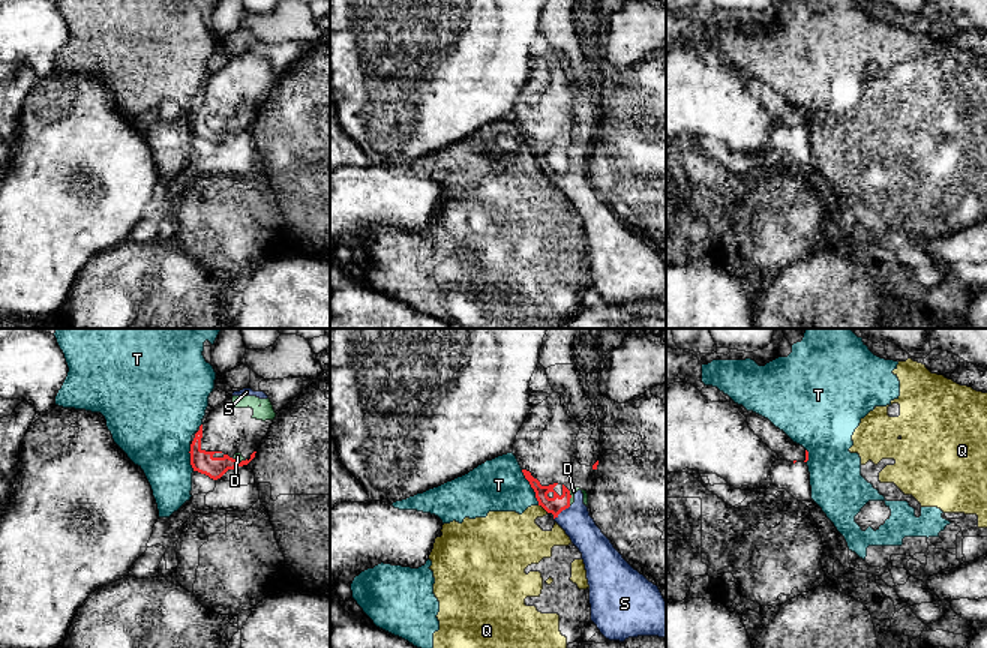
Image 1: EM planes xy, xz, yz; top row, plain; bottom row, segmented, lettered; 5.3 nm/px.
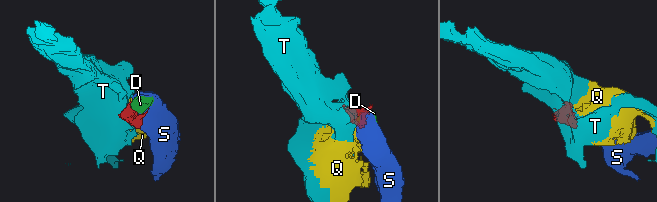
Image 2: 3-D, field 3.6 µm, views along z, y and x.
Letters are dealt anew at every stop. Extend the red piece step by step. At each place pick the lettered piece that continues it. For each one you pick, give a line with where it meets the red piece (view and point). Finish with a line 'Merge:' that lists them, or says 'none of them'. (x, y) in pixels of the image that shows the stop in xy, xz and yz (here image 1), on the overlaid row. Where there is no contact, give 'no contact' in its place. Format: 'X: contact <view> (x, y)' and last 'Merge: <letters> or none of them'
D: contact xz (570, 497)
S: contact xz (561, 510)
Merge: D, S

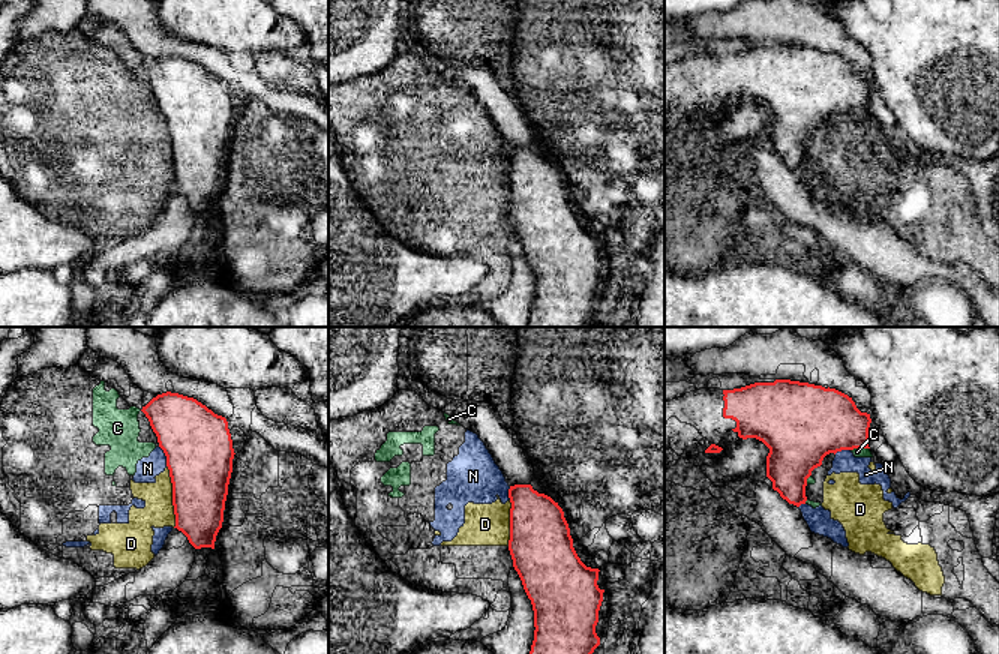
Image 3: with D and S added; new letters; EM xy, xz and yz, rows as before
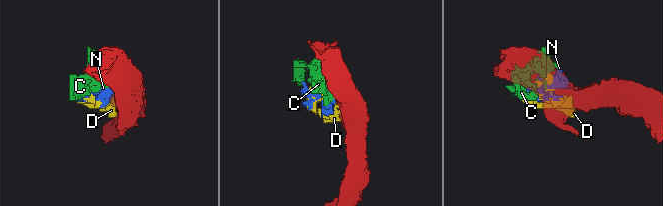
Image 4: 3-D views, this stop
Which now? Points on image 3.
Merge: none of them

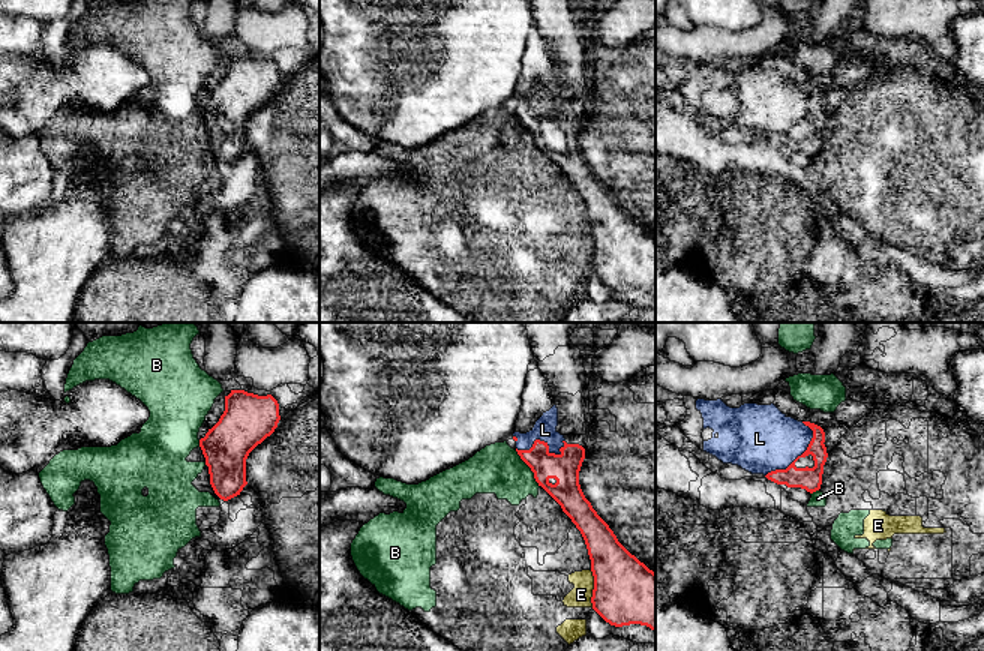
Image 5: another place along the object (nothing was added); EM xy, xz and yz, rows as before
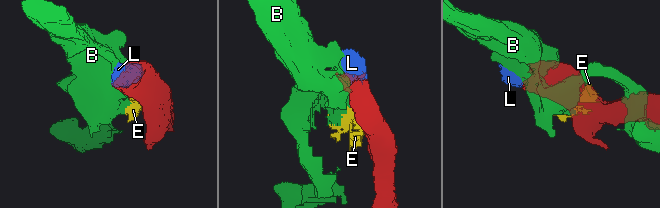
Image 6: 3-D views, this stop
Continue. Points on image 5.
L: contact xz (545, 443)
Merge: L

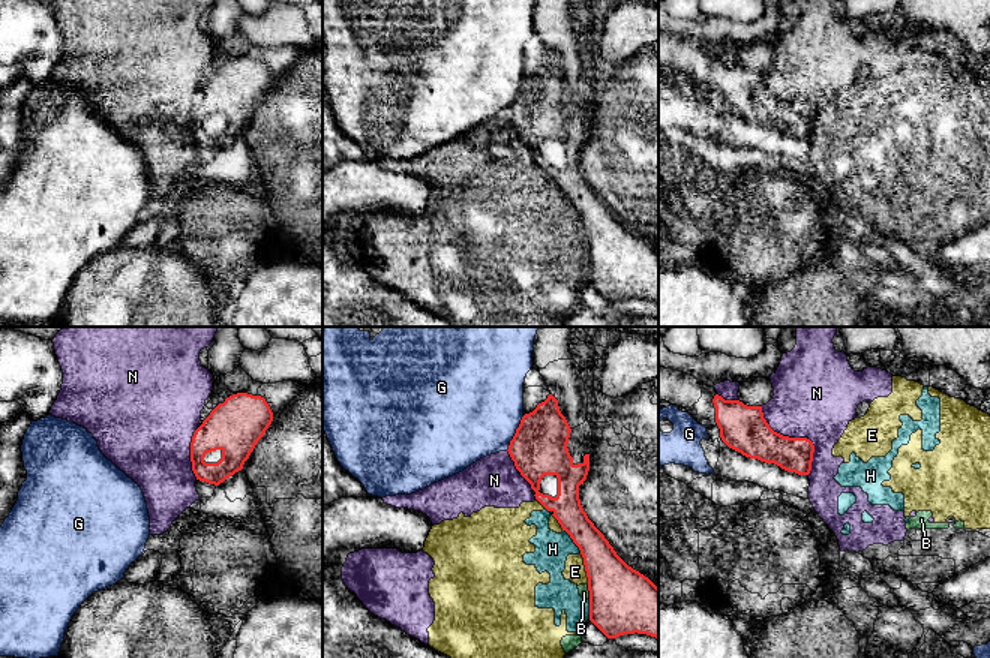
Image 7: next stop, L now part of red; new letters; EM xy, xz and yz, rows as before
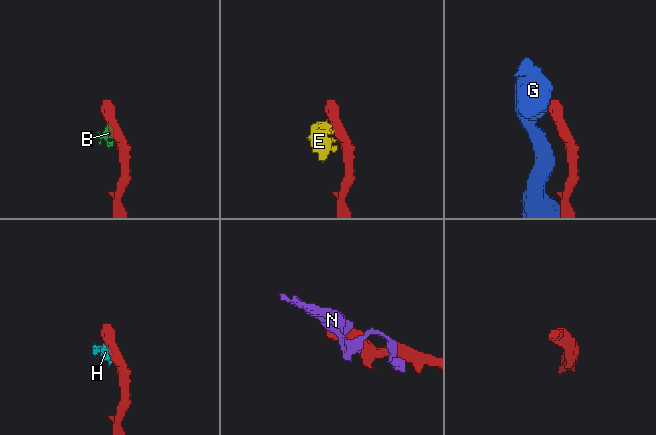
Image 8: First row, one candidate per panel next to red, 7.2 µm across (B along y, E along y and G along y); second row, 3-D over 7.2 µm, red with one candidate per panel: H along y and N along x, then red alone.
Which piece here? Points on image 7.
Merge: none of them

